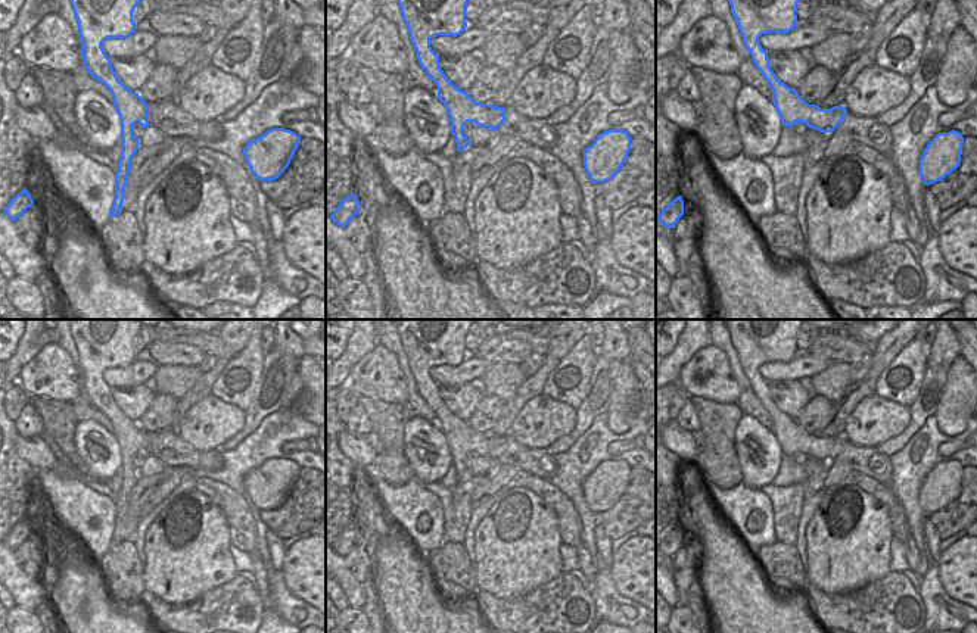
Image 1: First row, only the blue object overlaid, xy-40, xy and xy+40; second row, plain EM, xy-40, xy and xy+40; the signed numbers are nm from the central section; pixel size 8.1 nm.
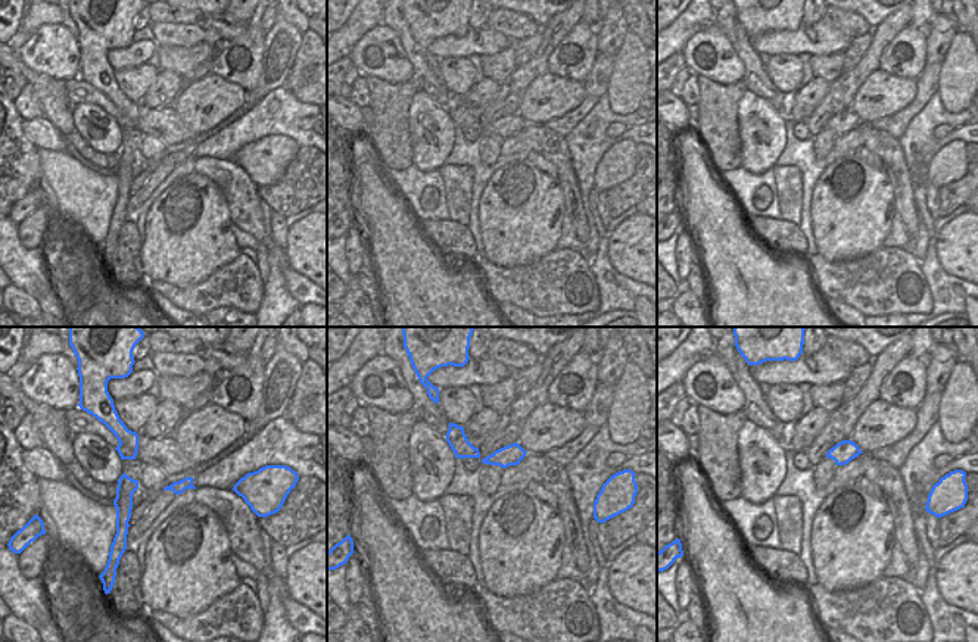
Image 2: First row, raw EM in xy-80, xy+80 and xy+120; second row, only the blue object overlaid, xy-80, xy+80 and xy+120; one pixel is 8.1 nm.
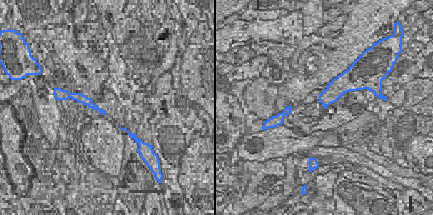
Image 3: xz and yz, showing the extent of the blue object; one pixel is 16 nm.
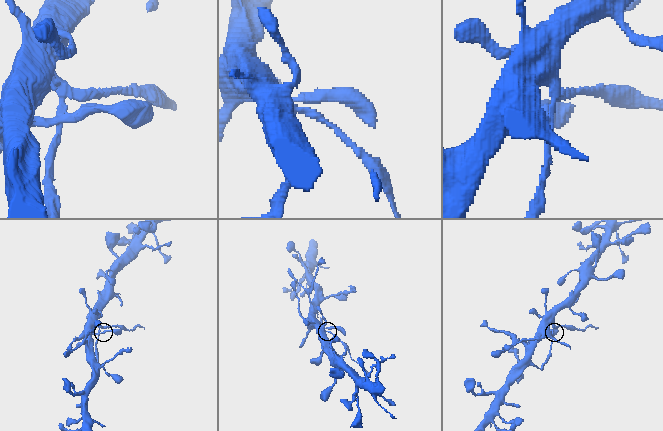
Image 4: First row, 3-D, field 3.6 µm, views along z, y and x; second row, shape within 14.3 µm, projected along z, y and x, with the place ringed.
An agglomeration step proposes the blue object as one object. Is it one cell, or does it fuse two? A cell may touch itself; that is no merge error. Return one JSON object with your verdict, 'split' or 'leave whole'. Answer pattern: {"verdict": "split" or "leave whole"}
{"verdict": "split"}

